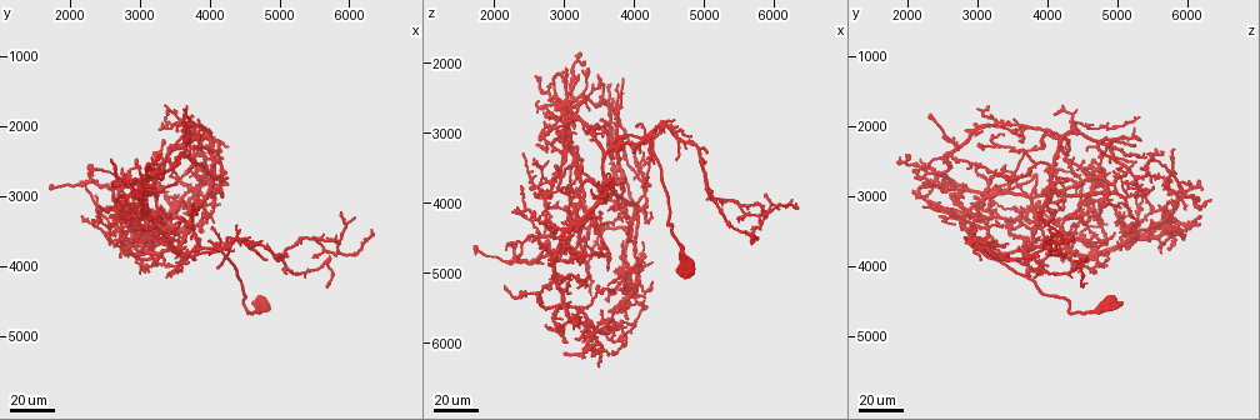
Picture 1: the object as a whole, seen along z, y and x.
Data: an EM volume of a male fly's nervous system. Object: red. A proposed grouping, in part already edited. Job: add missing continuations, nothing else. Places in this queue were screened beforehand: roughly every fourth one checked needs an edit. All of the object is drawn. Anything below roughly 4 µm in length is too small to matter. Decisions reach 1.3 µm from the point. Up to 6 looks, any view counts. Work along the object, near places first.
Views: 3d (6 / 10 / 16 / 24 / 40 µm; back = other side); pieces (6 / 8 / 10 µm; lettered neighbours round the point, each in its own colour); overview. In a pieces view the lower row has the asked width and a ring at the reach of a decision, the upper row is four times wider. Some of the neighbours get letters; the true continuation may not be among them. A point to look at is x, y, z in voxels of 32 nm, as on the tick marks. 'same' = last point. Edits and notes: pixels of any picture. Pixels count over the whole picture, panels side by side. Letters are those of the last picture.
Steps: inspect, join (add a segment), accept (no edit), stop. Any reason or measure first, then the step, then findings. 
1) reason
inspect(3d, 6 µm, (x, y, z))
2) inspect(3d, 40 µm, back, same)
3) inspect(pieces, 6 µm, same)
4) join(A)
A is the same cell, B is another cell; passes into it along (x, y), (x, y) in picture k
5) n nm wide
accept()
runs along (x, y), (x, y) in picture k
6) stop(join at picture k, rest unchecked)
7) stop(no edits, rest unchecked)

inspect(3d, 40 µm, (3850, 3150, 2250))

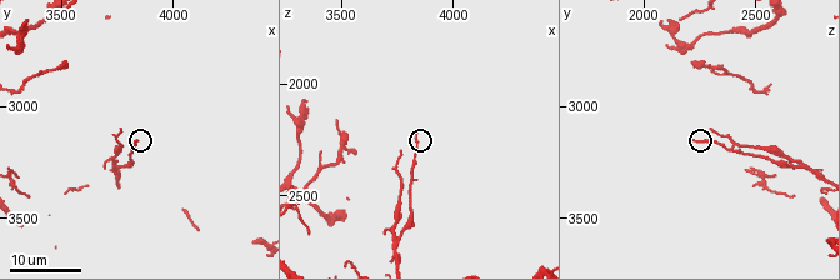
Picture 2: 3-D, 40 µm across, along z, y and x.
inspect(pieces, 10 µm, (3830, 3160, 2230))

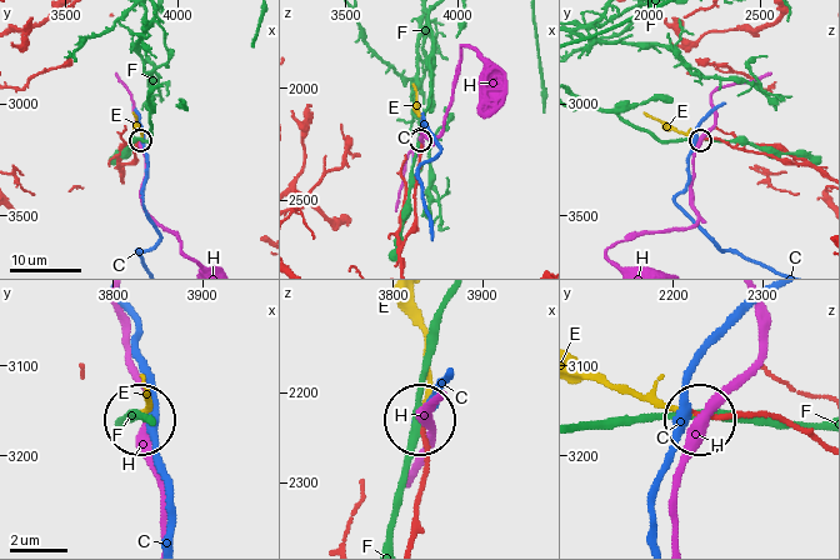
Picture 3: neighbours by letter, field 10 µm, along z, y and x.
join(E)
E is the same cell, C, F and H are other cells; passes into it along (765, 416), (660, 409), (581, 378) in picture 3; it goes on there

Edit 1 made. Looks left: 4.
branch stops here
inspect(3d, 24 µm, (4200, 3000, 4050))

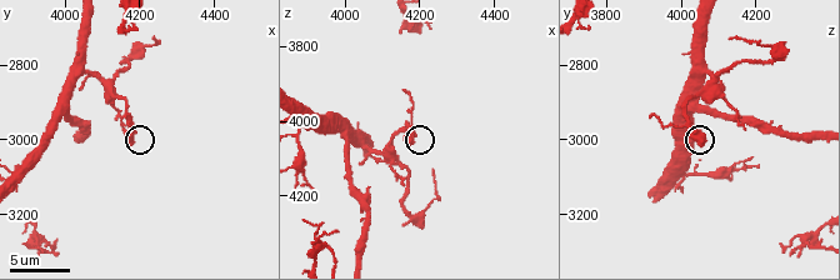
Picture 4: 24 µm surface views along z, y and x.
inspect(pieces, 6 µm, (4180, 3010, 4060))

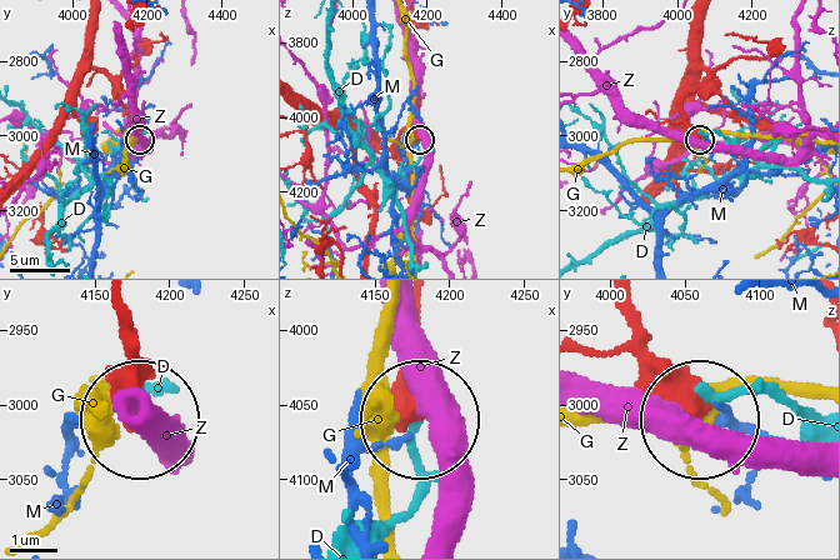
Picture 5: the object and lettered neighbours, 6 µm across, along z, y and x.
accept()
D, G, M and Z are other cells; none of them fits

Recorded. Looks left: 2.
thin end
inspect(3d, 40 µm, (4800, 3900, 3050))

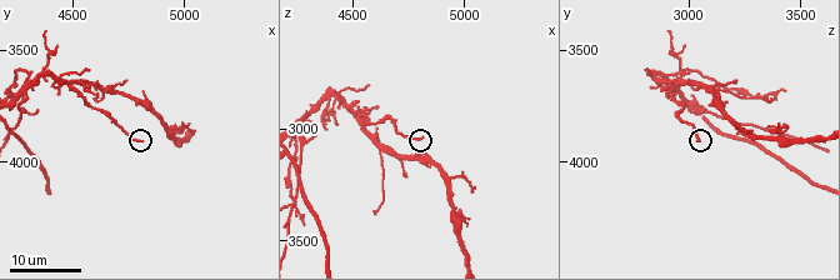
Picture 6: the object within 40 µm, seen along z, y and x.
see the neighbours
inspect(pieces, 10 µm, (4820, 3910, 3030))

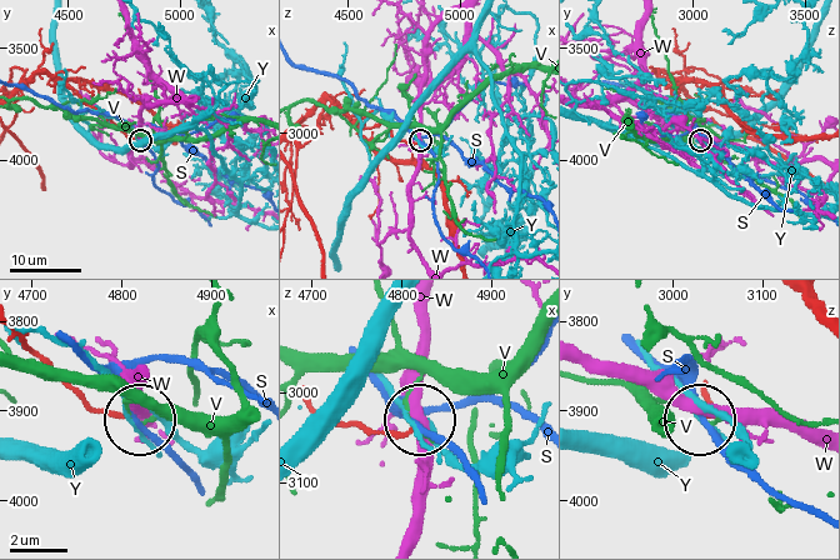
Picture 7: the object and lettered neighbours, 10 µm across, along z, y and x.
150 nm wide
accept()
S, V, W and Y are other cells; runs along (21, 339), (85, 404), (134, 418) in picture 7; no lettered segment goes on from it

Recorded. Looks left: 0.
stop(join at picture 3, rest unchecked)

